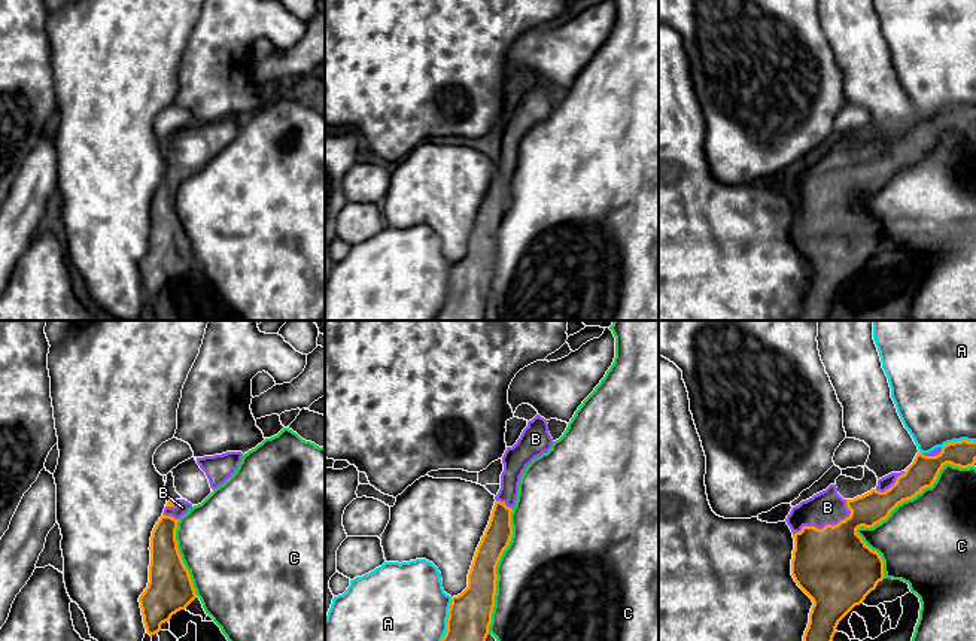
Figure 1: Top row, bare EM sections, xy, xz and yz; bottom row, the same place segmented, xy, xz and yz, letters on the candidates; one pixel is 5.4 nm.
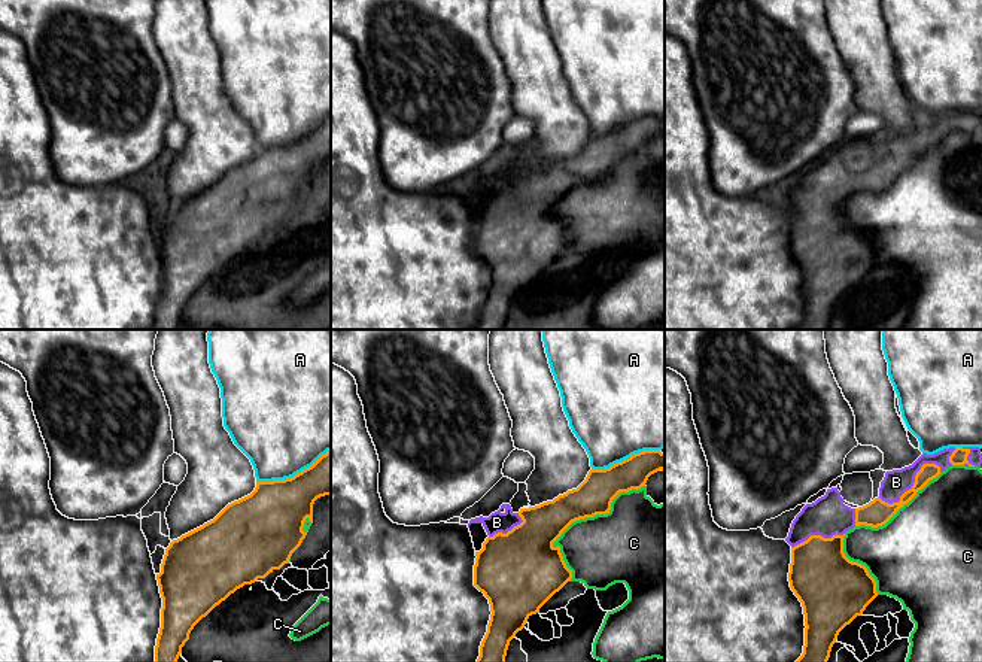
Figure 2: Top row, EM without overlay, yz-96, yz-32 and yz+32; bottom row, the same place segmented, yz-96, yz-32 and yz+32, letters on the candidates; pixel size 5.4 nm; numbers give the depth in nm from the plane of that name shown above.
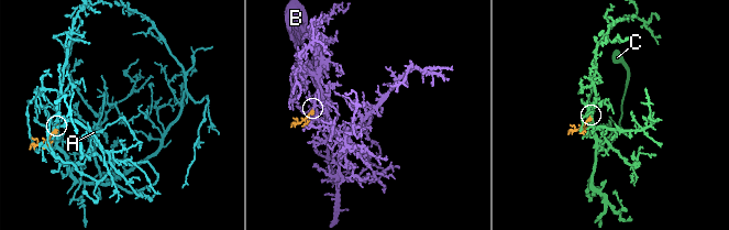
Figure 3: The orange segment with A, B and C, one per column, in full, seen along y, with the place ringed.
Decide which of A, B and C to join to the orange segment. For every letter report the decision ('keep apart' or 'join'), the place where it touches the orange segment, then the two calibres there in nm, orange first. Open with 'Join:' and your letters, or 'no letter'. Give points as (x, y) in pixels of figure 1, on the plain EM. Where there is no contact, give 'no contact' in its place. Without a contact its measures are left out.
Join: B
A: keep apart | xz (447, 292) | 260/480 nm
B: join | yz (827, 191) | 420/190 nm
C: keep apart | yz (893, 175) | 180/500 nm

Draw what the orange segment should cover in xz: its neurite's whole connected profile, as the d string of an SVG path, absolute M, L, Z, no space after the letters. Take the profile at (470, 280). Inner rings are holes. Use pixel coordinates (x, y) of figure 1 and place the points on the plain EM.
M536 80L527 88L520 104L507 113L501 140L501 155L489 191L477 213L468 253L451 264L447 297L434 320L484 320L496 261L496 233L513 203L511 179L519 161L519 149L526 133L551 115L548 89Z

